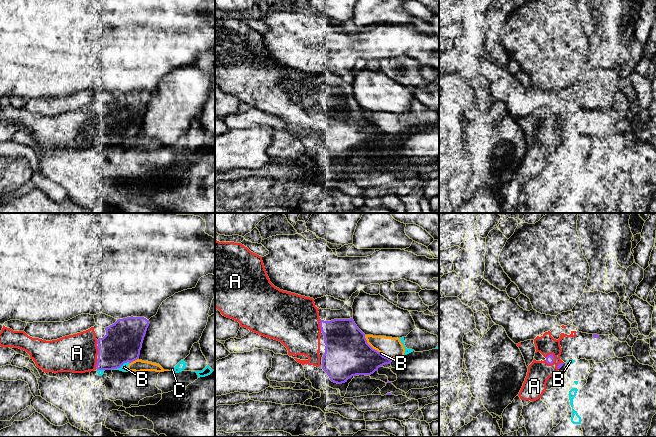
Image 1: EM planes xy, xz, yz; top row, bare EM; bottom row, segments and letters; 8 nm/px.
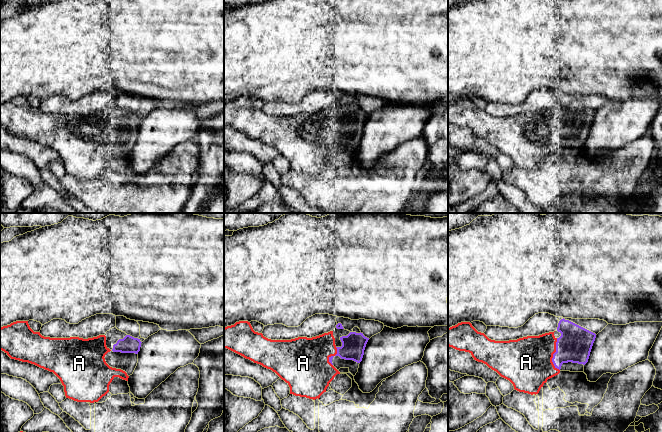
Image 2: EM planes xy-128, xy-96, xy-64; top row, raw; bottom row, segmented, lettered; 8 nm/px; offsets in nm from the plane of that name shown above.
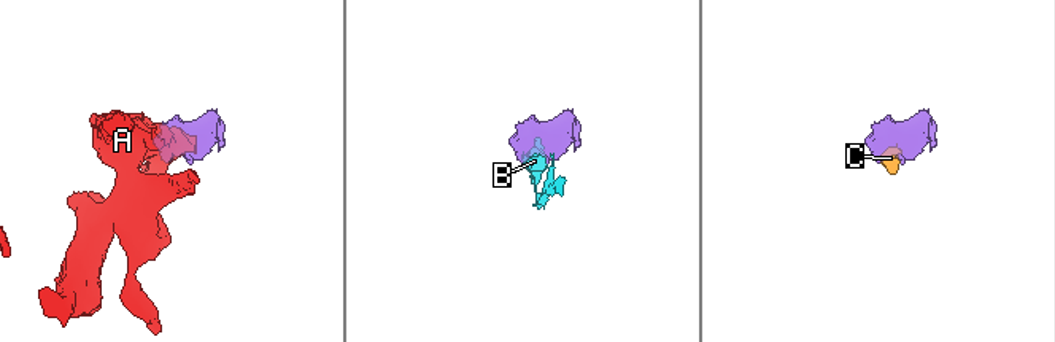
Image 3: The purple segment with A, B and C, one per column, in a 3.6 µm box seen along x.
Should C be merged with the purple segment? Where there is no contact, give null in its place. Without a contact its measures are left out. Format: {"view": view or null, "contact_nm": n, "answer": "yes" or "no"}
{"view": "xz", "contact_nm": 200, "answer": "no"}

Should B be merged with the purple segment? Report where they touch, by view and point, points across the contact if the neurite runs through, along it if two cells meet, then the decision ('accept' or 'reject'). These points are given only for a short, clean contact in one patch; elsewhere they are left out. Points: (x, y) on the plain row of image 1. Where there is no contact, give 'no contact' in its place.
xy (120, 142) | reject

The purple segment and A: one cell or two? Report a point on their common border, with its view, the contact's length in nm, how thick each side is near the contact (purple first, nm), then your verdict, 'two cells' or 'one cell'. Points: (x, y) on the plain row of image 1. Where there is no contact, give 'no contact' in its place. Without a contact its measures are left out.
yz (553, 136) | 100 nm | 60/180 nm | one cell

